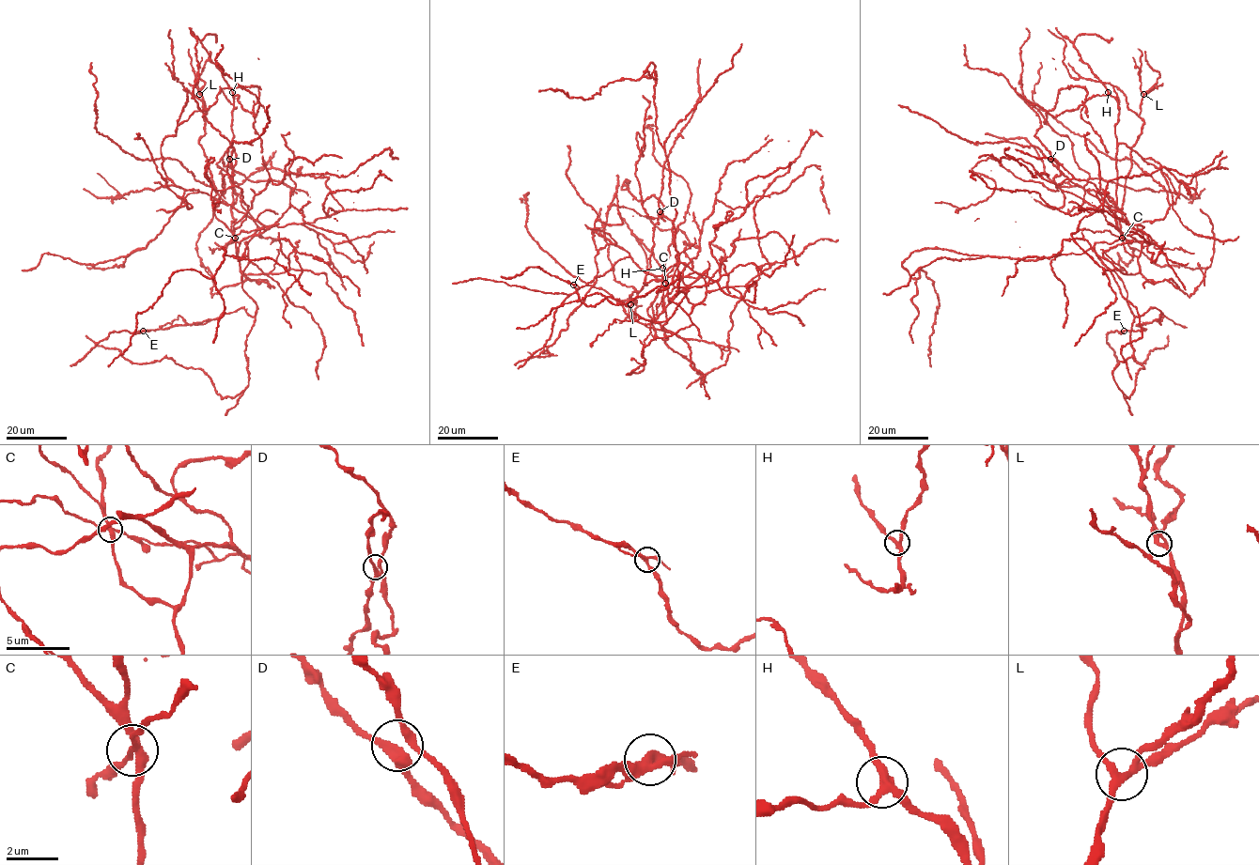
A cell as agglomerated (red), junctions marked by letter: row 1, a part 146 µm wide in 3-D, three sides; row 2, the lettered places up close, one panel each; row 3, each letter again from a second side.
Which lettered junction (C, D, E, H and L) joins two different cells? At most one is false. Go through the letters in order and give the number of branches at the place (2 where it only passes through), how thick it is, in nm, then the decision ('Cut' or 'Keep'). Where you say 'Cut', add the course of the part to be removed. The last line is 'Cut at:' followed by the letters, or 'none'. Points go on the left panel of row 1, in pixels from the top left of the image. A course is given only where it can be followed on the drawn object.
C: Branches: 4. Thickness 280 nm. Cut. Course of the part to remove: (235, 238), (223, 249), (214, 249), (211, 253)
D: Branches: 4. Thickness 280 nm. Keep
E: Branches: 4. Thickness 280 nm. Keep
H: Branches: 3. Thickness 280 nm. Keep
L: Branches: 4. Thickness 280 nm. Keep
Cut at: C

